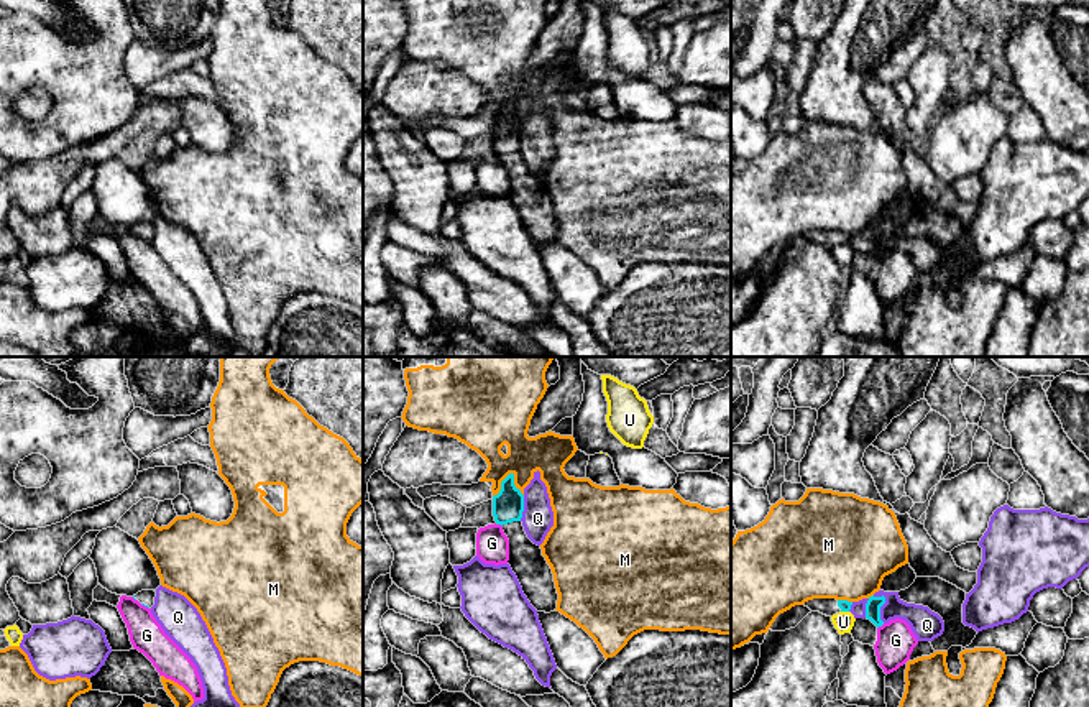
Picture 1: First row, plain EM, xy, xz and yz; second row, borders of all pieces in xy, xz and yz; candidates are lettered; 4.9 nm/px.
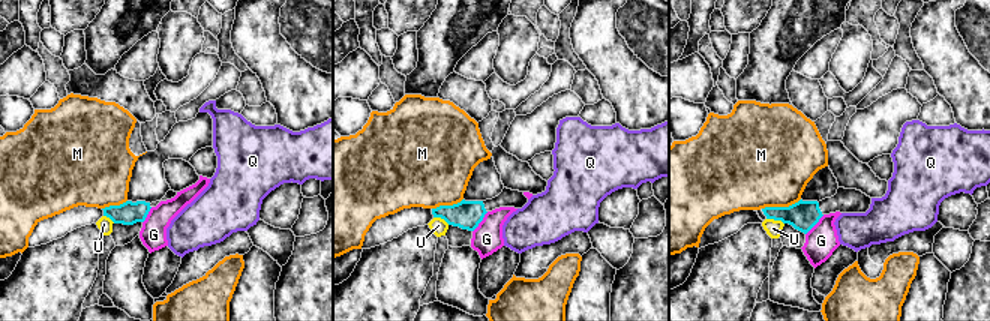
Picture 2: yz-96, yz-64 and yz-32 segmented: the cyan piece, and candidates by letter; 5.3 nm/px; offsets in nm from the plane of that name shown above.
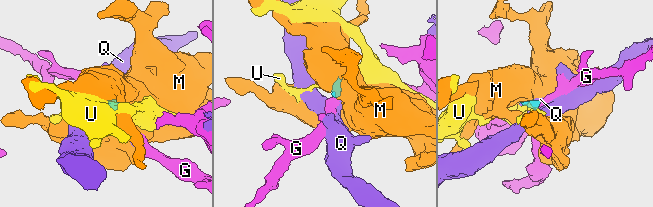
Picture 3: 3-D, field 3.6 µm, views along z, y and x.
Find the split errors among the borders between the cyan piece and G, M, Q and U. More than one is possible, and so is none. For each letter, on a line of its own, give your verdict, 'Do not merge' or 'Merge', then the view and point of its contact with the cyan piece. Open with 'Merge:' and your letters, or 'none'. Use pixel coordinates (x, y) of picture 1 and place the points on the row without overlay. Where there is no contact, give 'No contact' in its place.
Merge: none
G: Do not merge. Touches cyan at xz (498, 155)
M: Do not merge. Touches cyan at xz (501, 115)
Q: Do not merge. Touches cyan at yz (884, 234)
U: Do not merge. Touches cyan at yz (845, 242)

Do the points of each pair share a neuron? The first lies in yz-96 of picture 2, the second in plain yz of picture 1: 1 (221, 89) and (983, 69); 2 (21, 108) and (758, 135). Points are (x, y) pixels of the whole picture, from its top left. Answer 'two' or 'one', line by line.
1: one
2: one

